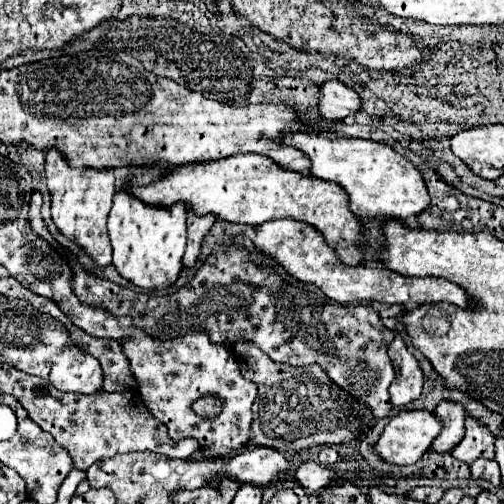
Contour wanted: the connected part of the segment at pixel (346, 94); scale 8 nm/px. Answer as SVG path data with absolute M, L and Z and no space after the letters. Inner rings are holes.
M331 79L321 85L321 99L319 99L321 117L341 121L355 111L361 111L361 97L353 87L345 85L339 79Z

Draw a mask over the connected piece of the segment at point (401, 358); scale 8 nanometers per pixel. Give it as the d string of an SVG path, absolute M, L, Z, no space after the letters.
M395 333L393 341L389 343L389 357L395 369L395 381L391 383L391 403L403 407L415 399L419 399L423 389L423 371L417 359L407 351L399 333Z

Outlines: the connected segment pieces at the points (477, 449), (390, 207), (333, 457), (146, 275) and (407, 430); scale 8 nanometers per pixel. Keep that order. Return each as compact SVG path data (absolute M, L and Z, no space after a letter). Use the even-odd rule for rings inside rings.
M465 417L465 437L451 451L451 455L471 465L477 457L493 459L495 457L493 445L495 445L495 437L491 437L487 425L481 425L481 421L475 421L475 417Z
M295 133L283 137L285 145L301 149L311 159L311 175L339 183L349 195L349 207L357 217L383 217L405 221L431 205L425 181L419 169L389 145L369 139L341 139L329 135Z
M326 446L317 453L317 461L319 461L321 465L327 465L327 467L331 467L337 459L339 459L339 455L337 455L337 451L335 451L333 447Z
M129 165L125 167L127 175L115 181L115 197L113 207L109 211L109 237L113 245L113 265L117 271L129 279L131 283L143 289L167 289L183 267L181 257L185 253L185 217L187 207L179 201L175 207L155 207L143 203L133 193L129 193L131 185L147 185L151 181L159 181L167 177L171 171L167 165Z
M401 411L391 419L391 423L381 433L375 449L381 459L409 465L421 459L421 455L431 447L441 425L433 411Z

